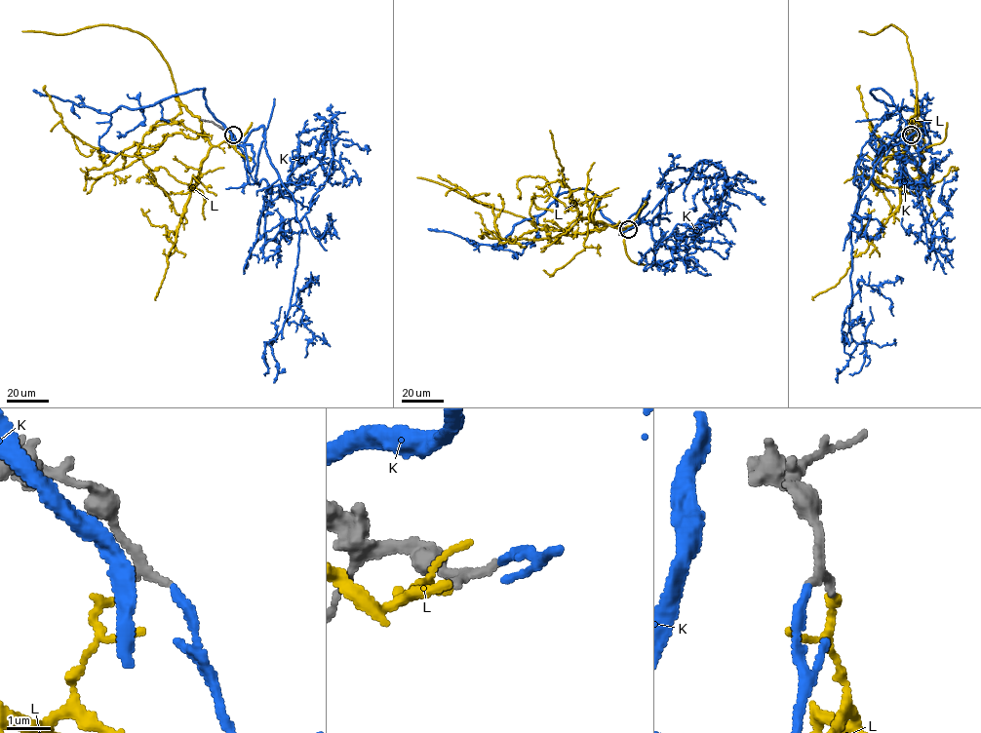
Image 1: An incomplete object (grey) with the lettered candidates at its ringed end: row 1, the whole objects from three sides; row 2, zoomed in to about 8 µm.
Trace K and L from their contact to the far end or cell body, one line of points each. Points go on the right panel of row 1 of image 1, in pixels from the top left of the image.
K: (911, 135), (902, 184), (906, 126), (872, 164), (906, 122), (870, 92), (925, 112), (910, 90)
L: (912, 135), (907, 146), (912, 122), (919, 121), (910, 141), (924, 157), (920, 165), (872, 132), (859, 85)

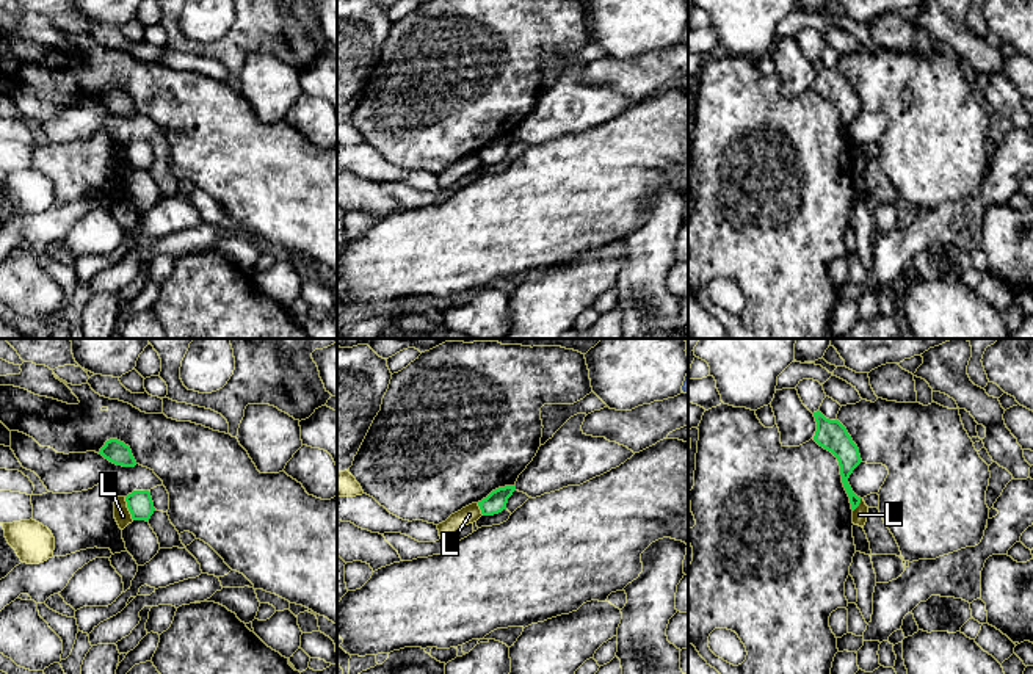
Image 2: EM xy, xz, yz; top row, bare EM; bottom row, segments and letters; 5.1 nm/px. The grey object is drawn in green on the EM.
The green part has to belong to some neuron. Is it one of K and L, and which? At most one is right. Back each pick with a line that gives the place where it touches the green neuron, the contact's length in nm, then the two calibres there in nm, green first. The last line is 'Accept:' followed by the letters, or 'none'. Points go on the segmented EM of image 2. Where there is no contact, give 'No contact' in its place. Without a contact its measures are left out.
K: No contact
Accept: K

